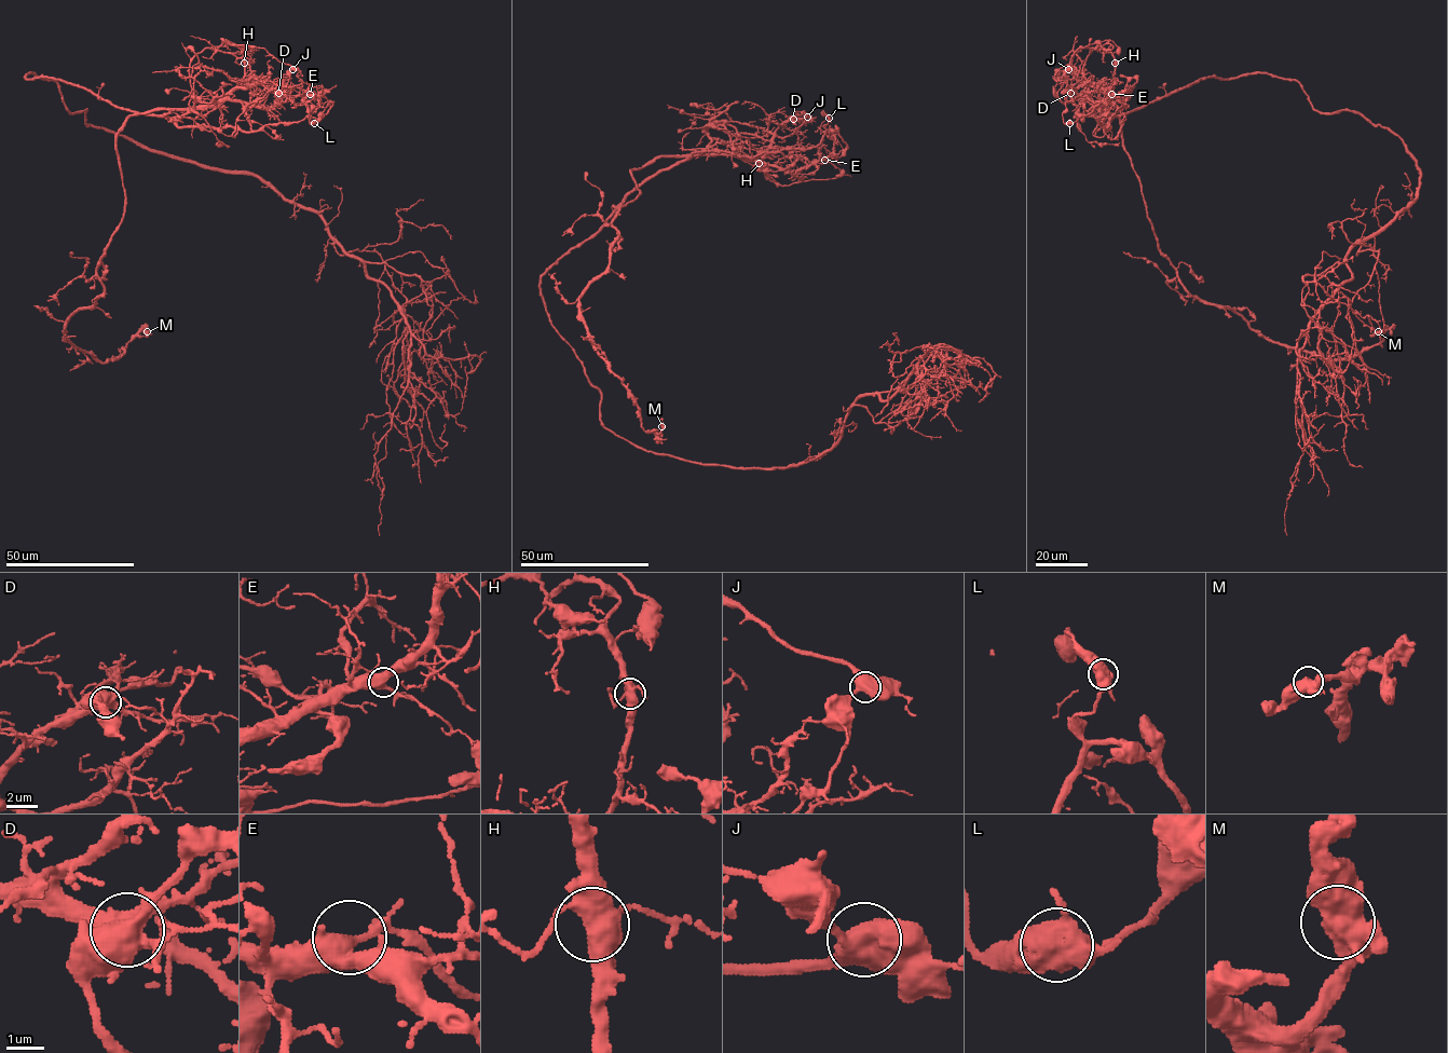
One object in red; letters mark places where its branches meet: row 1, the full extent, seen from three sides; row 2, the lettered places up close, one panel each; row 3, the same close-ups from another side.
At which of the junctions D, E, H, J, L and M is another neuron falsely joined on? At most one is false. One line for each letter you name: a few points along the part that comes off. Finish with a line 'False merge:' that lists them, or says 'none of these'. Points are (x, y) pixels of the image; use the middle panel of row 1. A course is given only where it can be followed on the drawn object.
D: (793, 119), (752, 158), (630, 171), (640, 193), (579, 313), (641, 426), (663, 418)
False merge: D

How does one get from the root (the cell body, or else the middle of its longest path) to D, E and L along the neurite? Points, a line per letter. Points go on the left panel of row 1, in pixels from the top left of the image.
D: (29, 79), (54, 77), (169, 117), (187, 113), (191, 96), (220, 106), (255, 83), (278, 93)
E: (29, 79), (78, 84), (178, 126), (246, 132), (246, 107), (270, 92), (310, 94)
L: (29, 79), (54, 77), (78, 84), (117, 107), (167, 117), (178, 126), (260, 131), (305, 117), (314, 123)

